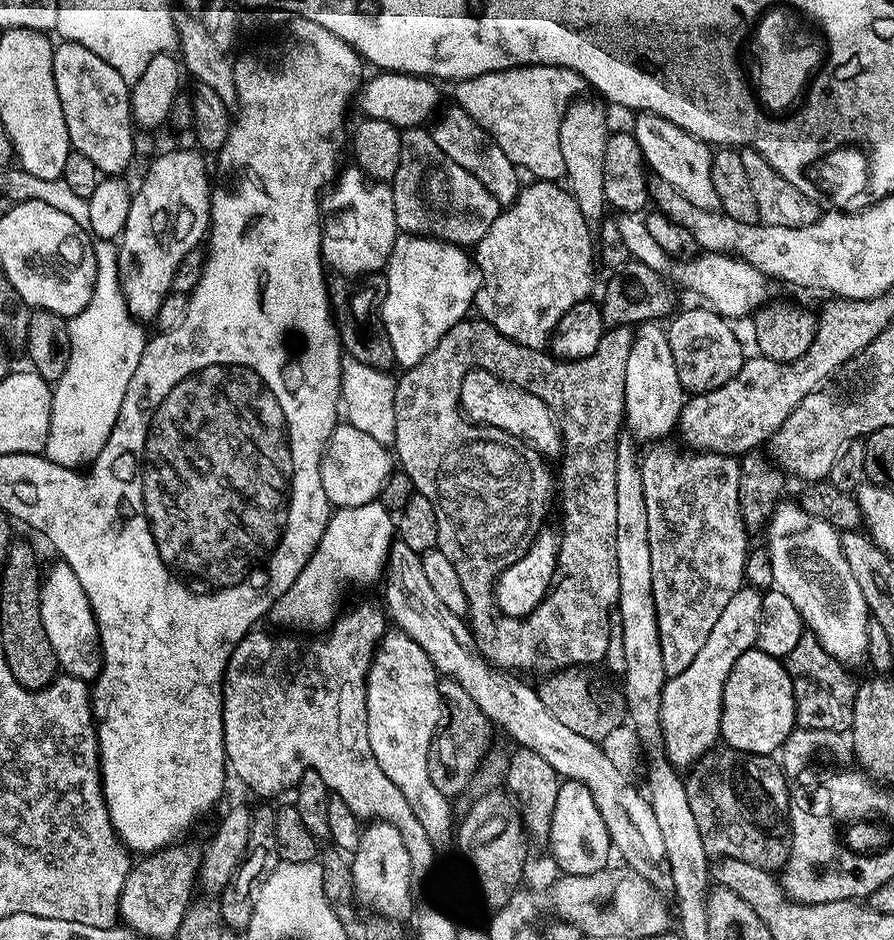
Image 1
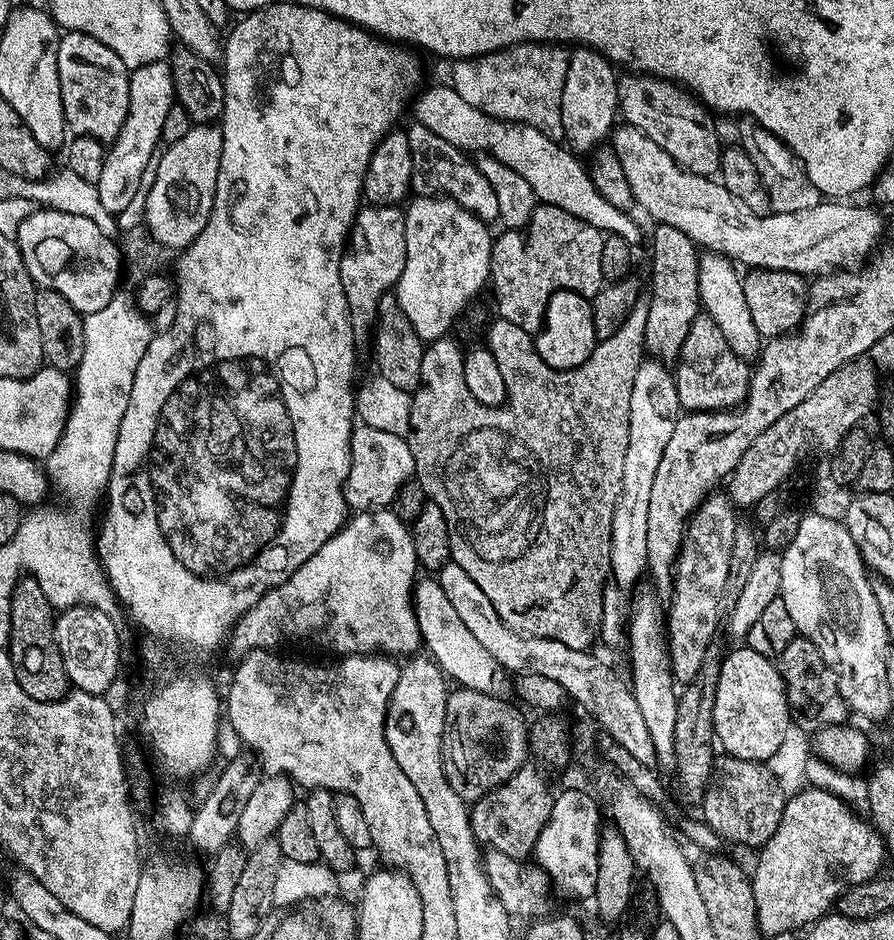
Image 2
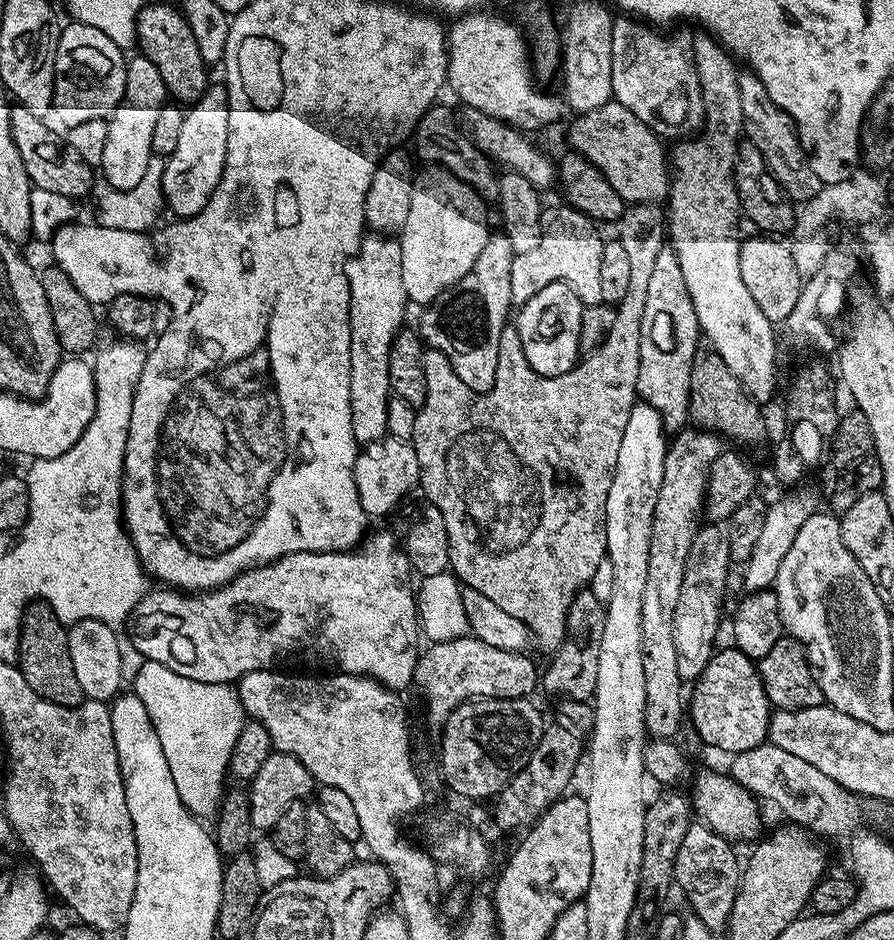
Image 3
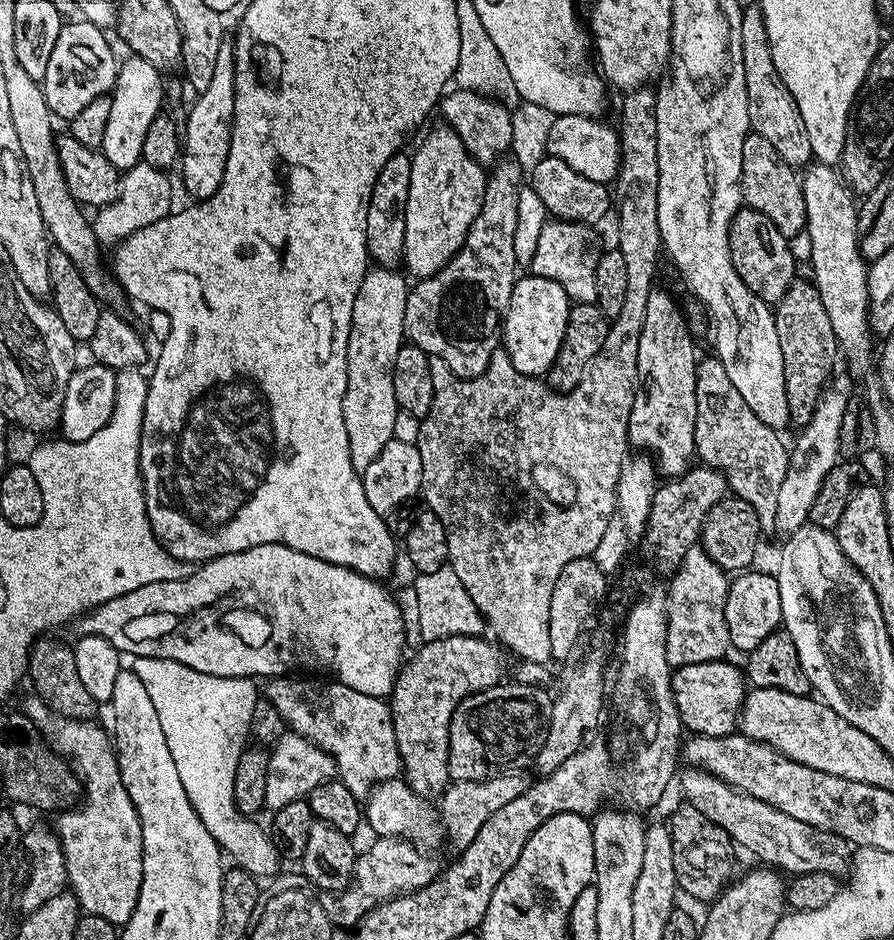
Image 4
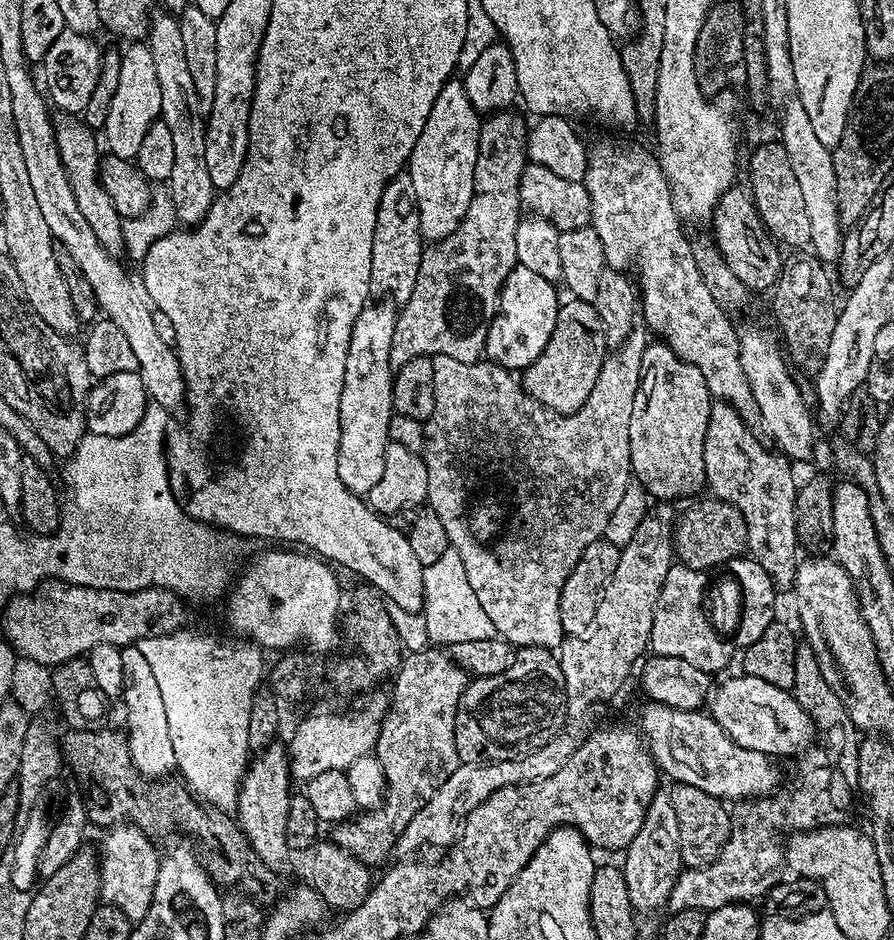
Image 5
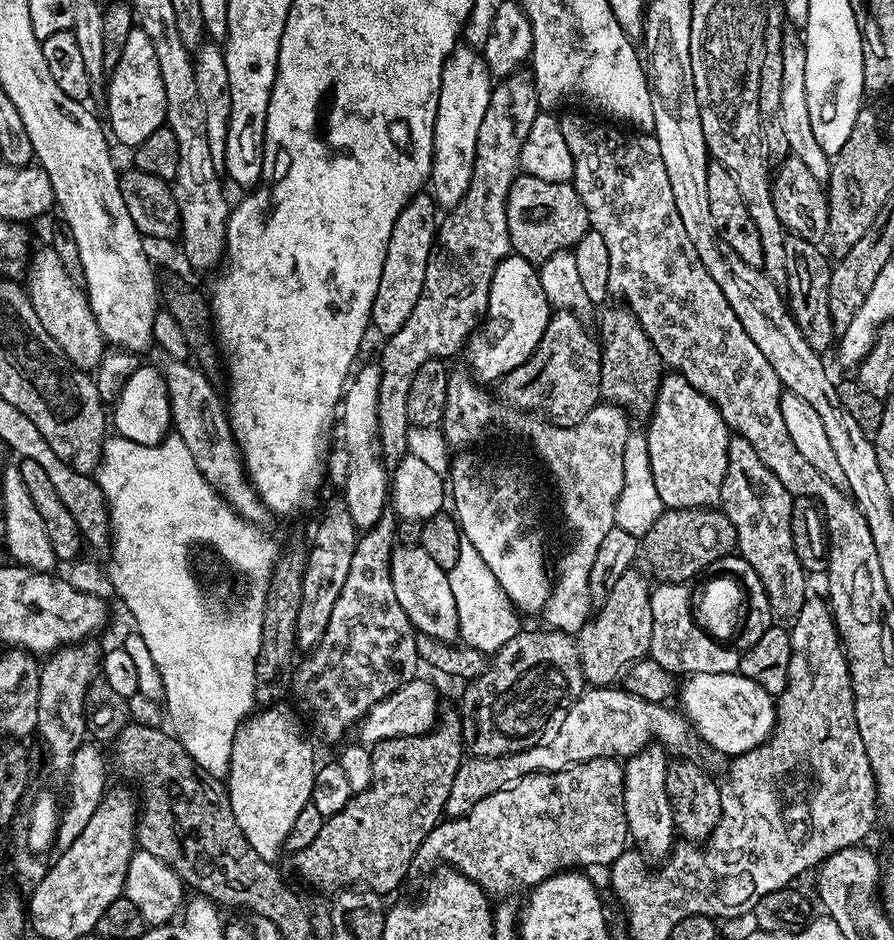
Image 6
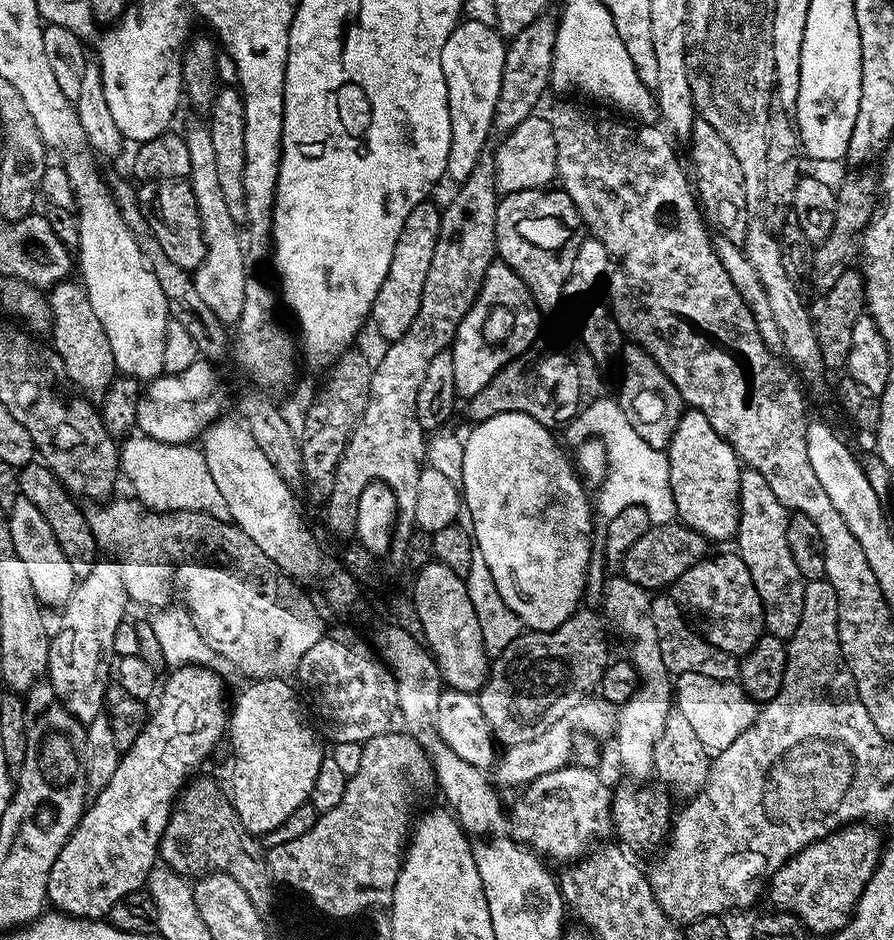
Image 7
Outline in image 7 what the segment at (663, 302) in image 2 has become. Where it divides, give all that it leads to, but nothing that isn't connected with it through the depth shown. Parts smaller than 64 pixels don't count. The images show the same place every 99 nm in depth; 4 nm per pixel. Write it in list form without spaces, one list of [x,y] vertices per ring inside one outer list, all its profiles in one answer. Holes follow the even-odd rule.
[[[685,411],[666,449],[669,484],[679,523],[692,528],[709,542],[731,541],[740,521],[740,473],[736,451],[710,426],[706,414]]]

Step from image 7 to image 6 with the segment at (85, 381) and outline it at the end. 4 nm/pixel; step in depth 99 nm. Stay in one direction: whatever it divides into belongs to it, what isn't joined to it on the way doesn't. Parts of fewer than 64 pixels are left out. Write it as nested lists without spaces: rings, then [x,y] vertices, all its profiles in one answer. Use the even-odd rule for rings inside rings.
[[[51,246],[43,247],[31,253],[30,267],[26,272],[26,291],[34,306],[34,314],[38,314],[38,322],[42,322],[46,334],[58,342],[62,354],[66,354],[74,366],[95,370],[104,357],[106,341],[102,330],[98,330],[94,310],[90,310],[88,293],[70,278],[70,274],[66,274],[66,266],[62,266]]]

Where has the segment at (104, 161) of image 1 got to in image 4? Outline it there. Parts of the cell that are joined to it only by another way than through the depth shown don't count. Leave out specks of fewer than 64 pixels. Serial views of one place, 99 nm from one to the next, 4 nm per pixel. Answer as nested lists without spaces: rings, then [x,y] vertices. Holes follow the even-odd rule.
[[[70,20],[61,25],[51,50],[42,81],[44,97],[53,117],[71,121],[92,100],[107,95],[119,79],[119,61],[103,29],[85,20]]]

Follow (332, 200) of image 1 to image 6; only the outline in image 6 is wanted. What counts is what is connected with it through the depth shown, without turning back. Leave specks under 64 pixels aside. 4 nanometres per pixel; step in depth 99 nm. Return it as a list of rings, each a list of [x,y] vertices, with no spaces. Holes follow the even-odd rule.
[[[376,362],[362,364],[351,373],[338,405],[338,432],[340,428],[340,436],[344,439],[344,452],[348,455],[348,473],[344,476],[342,497],[357,529],[372,530],[386,511],[386,505],[390,500],[390,472],[387,467],[384,469],[385,461],[382,459],[378,439],[380,419],[376,403],[380,385],[380,366]]]

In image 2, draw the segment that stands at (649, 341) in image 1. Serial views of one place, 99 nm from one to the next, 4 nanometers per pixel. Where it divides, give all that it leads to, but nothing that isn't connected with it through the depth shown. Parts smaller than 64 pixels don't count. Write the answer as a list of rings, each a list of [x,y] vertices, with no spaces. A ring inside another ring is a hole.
[[[646,358],[638,366],[638,374],[634,374],[634,390],[630,390],[630,440],[626,446],[626,462],[622,465],[622,490],[618,494],[618,502],[614,506],[614,516],[612,518],[612,549],[610,558],[612,559],[611,579],[620,586],[621,589],[628,590],[631,584],[636,584],[643,577],[648,569],[648,559],[646,558],[646,521],[650,515],[650,489],[654,486],[654,474],[658,471],[658,462],[662,462],[662,450],[666,450],[666,442],[670,442],[670,433],[674,430],[677,418],[682,415],[682,409],[678,402],[678,390],[676,382],[671,371],[668,372],[663,363],[655,358]]]

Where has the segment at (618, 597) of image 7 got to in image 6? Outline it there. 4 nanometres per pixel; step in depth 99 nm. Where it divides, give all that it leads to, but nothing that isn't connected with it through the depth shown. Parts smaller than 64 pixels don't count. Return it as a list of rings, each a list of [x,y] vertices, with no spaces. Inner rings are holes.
[[[649,742],[633,756],[627,757],[622,764],[628,835],[640,855],[649,861],[663,862],[667,860],[678,836],[674,814],[670,810],[670,798],[666,798],[666,770],[669,763],[670,756],[664,746]]]

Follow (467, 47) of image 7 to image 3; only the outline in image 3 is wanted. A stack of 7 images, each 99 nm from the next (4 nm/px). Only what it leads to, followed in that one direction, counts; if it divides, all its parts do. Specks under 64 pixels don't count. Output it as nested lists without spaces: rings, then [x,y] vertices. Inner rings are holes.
[[[439,166],[429,167],[415,177],[410,194],[410,214],[404,227],[398,233],[402,246],[402,286],[406,286],[406,294],[413,305],[427,306],[437,300],[447,288],[457,284],[474,266],[478,254],[482,254],[482,246],[486,246],[490,229],[488,229],[488,212],[485,201],[466,182],[459,180],[453,172]]]

